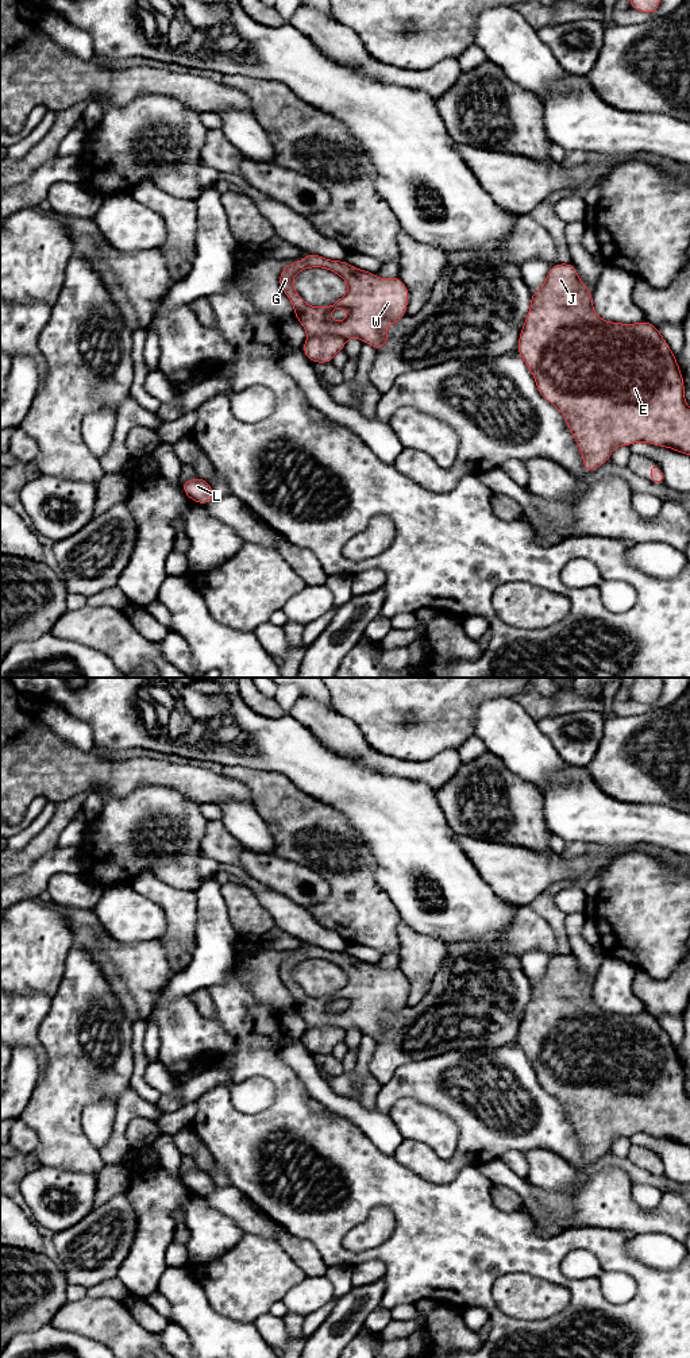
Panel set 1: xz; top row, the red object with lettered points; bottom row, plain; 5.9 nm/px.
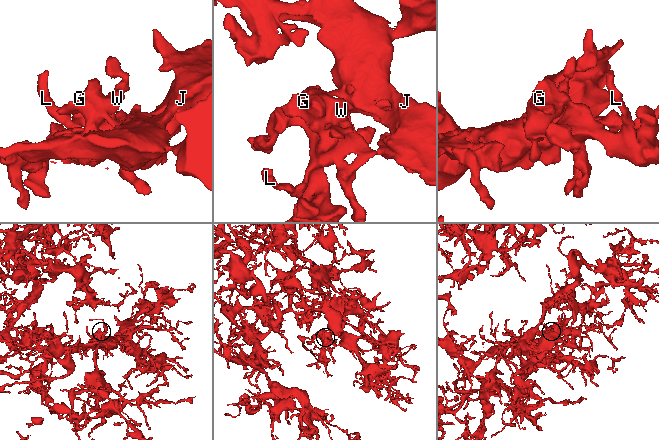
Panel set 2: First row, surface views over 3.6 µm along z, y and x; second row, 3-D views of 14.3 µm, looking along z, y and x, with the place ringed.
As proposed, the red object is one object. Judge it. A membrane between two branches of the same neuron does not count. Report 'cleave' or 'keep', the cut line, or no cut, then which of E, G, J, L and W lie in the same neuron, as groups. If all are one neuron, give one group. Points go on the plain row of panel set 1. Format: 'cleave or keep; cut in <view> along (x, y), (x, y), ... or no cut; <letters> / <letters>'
keep; no cut; E G J L W

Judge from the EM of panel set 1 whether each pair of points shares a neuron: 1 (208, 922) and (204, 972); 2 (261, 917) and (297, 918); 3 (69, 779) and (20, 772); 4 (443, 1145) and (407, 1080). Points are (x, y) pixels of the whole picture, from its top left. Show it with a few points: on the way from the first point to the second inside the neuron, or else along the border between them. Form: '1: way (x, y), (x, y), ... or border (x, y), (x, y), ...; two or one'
1: way (208, 934), (208, 960); one
2: border (254, 892), (274, 925); two
3: way (57, 772), (33, 772); one
4: border (389, 1111), (397, 1100), (419, 1100), (447, 1115); two

